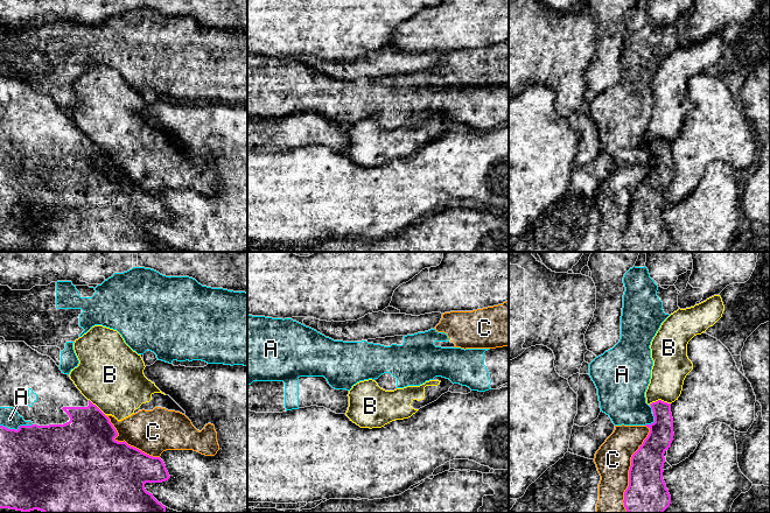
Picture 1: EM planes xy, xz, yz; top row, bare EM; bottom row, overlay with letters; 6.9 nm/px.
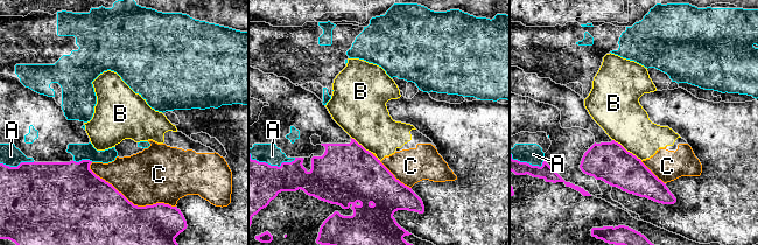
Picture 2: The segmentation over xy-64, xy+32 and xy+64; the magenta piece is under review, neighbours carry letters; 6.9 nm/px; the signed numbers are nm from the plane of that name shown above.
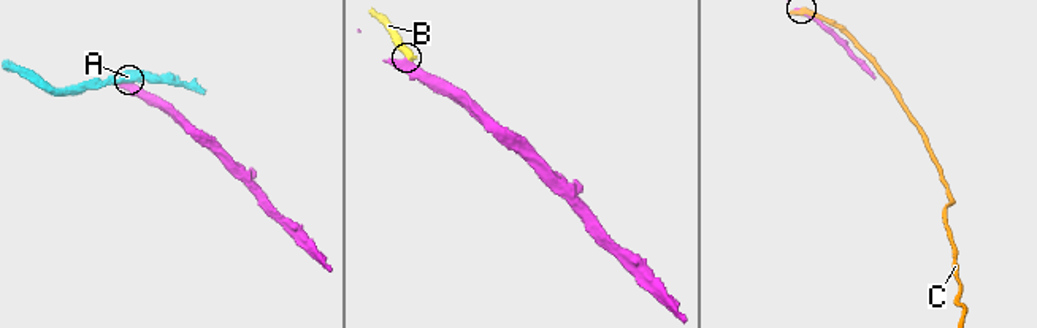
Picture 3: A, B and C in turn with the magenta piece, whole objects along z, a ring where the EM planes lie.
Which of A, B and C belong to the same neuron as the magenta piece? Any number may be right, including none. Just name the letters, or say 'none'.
none

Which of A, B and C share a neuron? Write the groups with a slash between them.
A / B C

